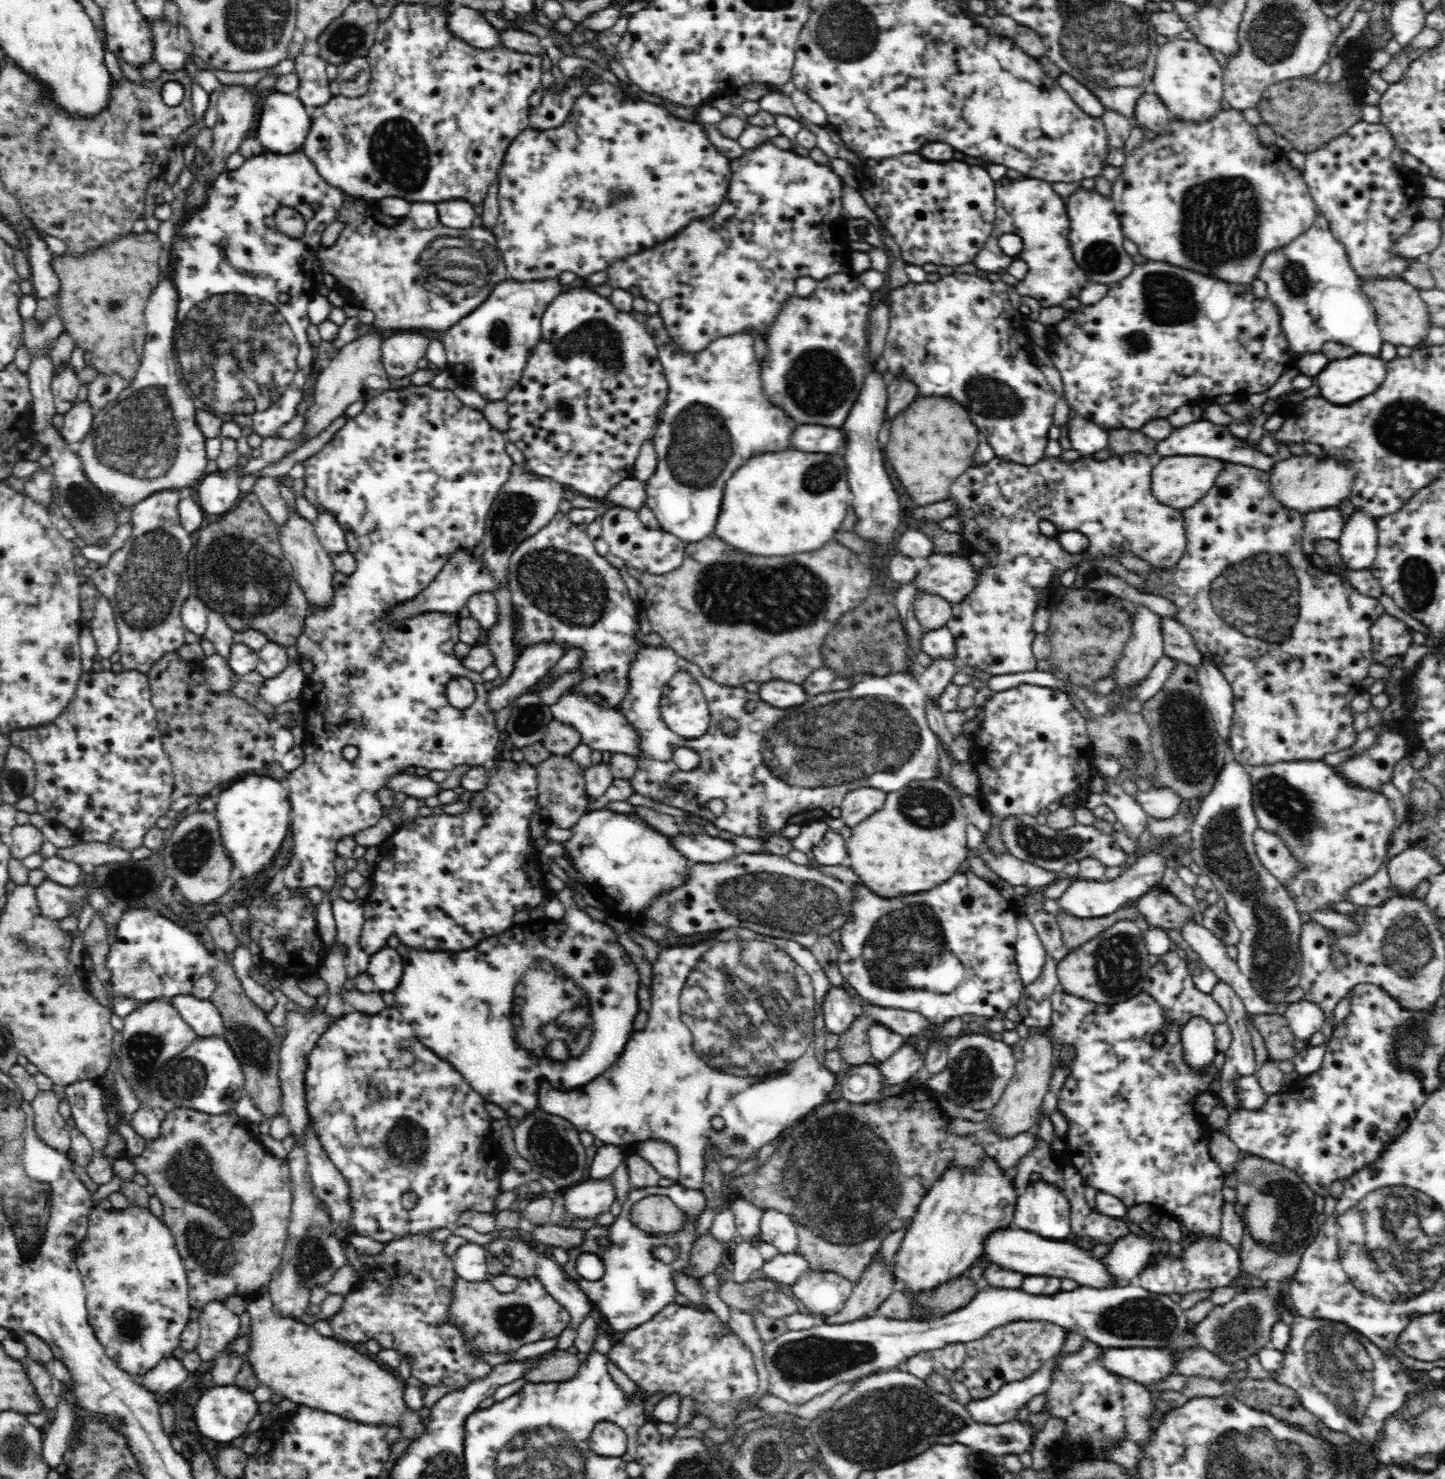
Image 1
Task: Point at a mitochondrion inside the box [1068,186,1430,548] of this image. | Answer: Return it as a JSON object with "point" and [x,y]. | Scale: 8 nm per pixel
{"point":[1169,299]}

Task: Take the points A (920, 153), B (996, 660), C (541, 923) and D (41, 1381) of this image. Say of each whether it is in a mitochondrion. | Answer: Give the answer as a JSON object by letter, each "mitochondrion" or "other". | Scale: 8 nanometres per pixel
{"A":"other","B":"other","C":"other","D":"other"}

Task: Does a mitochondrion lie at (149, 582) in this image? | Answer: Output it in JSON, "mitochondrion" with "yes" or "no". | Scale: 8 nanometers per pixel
{"mitochondrion":"yes"}

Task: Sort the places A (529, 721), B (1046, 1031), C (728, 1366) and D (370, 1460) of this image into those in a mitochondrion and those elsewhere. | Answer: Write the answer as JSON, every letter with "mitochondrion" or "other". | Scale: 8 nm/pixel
{"A":"mitochondrion","B":"other","C":"other","D":"other"}

